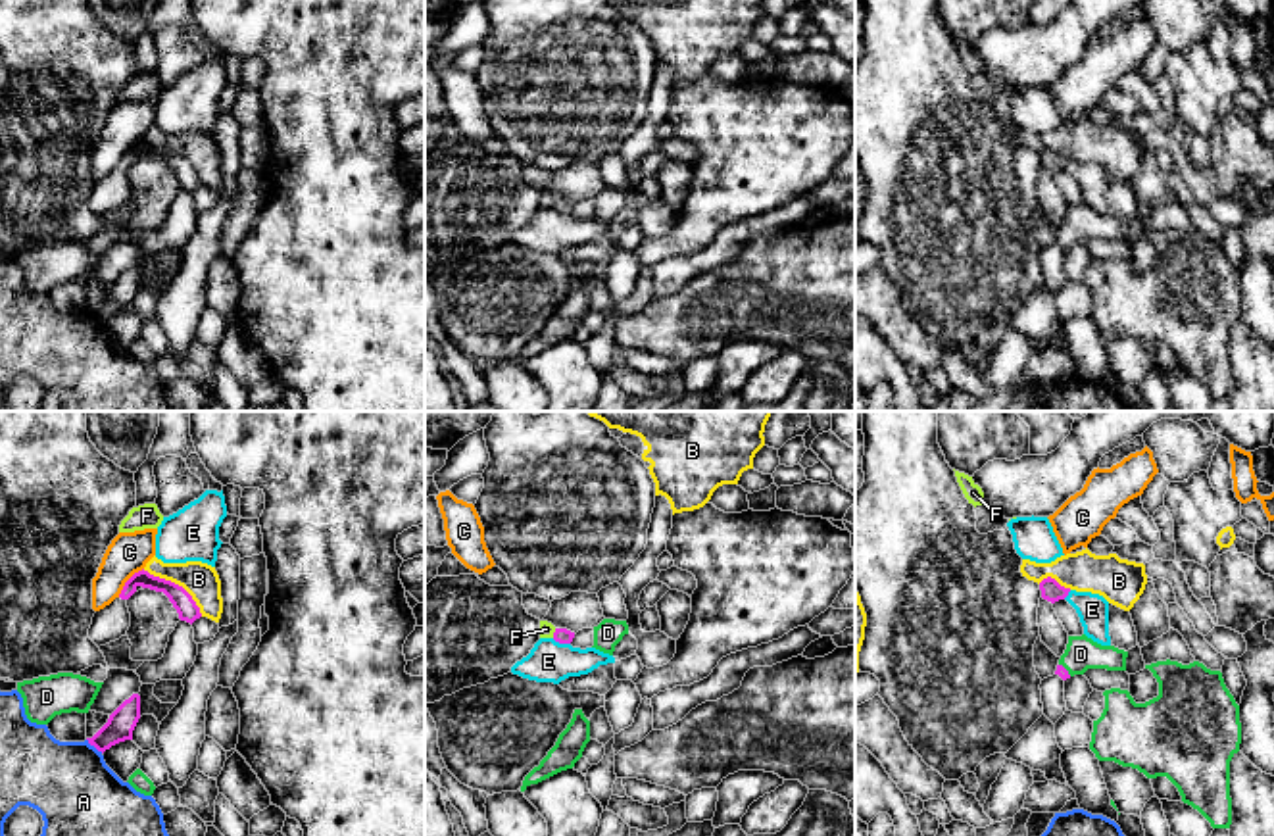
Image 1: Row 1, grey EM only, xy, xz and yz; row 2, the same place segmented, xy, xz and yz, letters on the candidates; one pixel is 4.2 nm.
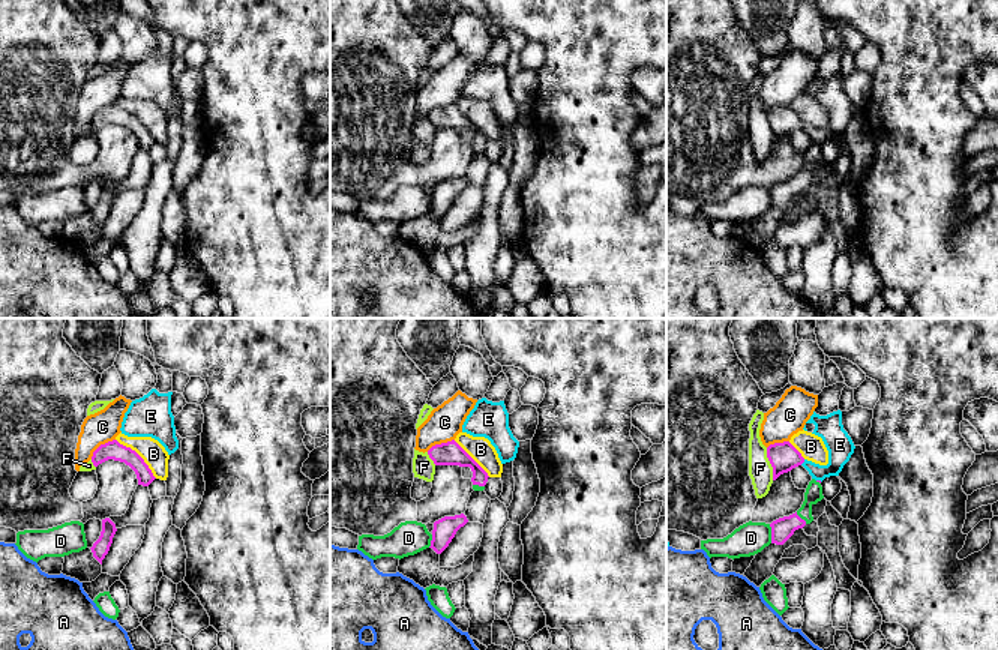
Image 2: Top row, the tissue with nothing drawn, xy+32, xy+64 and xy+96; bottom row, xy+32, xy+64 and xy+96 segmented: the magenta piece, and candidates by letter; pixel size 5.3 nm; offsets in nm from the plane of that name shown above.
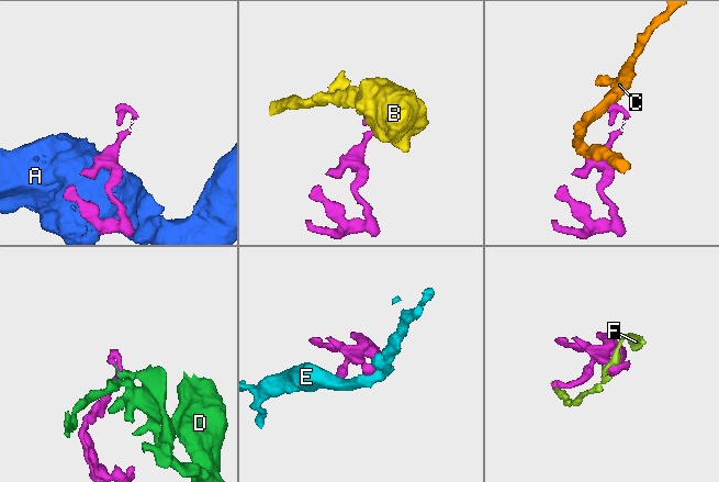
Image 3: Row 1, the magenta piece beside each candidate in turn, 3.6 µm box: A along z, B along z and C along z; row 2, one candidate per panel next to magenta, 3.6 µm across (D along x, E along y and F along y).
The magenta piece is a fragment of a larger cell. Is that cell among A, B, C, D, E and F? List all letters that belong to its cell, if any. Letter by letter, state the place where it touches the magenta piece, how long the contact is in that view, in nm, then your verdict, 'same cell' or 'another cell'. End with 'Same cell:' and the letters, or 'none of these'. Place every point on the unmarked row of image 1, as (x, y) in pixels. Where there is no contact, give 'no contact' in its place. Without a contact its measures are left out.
A: contact xy (95, 316); length 90 nm; another cell
B: contact xy (177, 154); length 320 nm; another cell
C: contact xy (127, 150); length 170 nm; another cell
D: contact yz (1065, 239); length 80 nm; same cell
E: contact xz (562, 212); length 80 nm; another cell
F: contact xz (554, 202); length 40 nm; another cell
Same cell: D

